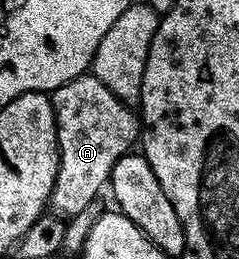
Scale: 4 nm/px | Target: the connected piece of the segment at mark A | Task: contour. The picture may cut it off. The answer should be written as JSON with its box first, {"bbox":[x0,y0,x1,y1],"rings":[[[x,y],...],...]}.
{"bbox":[48,73,140,217],"rings":[[[93,73],[60,85],[52,98],[58,130],[58,173],[48,207],[59,217],[69,217],[103,194],[102,187],[104,191],[109,184],[116,161],[135,150],[140,139],[140,115]]]}

